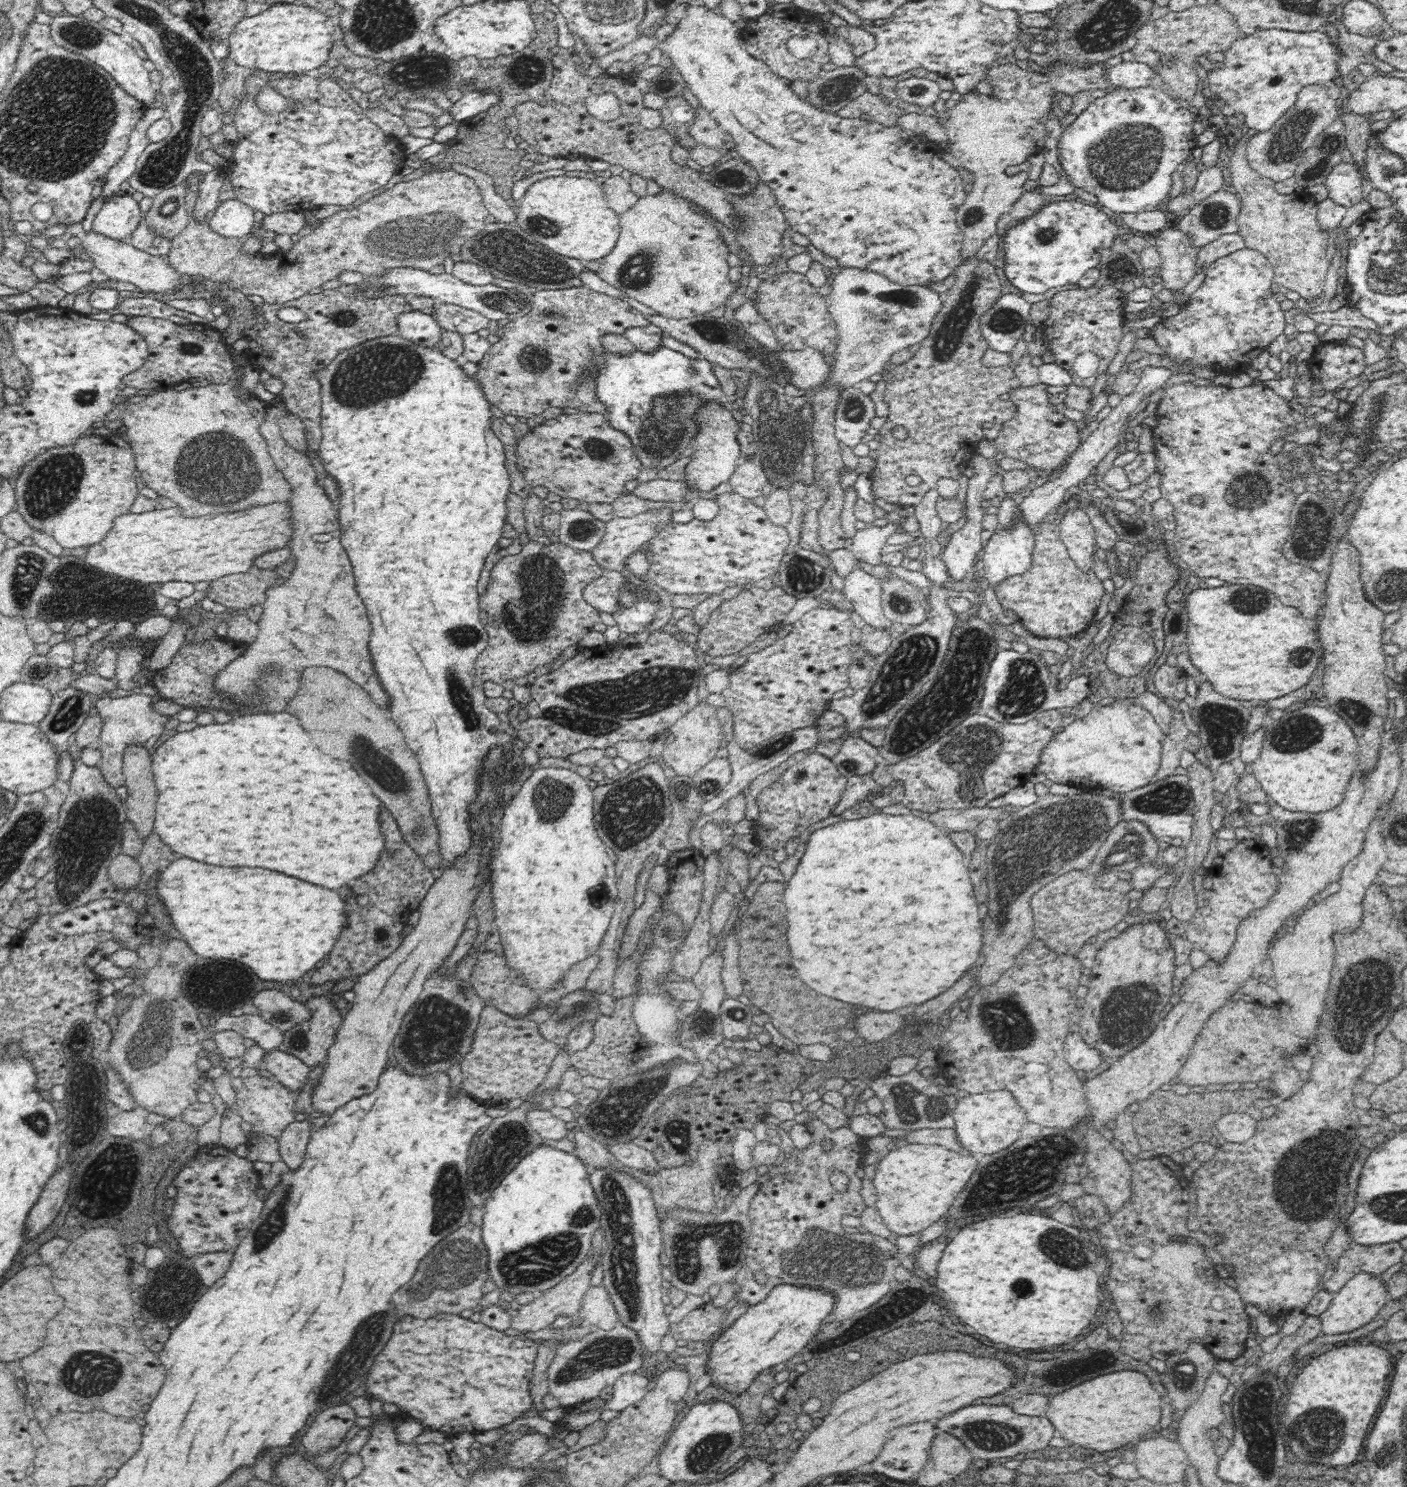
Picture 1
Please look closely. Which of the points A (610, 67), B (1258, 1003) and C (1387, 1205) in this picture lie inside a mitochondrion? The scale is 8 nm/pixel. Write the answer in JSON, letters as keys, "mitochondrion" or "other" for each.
{"A":"other","B":"other","C":"mitochondrion"}

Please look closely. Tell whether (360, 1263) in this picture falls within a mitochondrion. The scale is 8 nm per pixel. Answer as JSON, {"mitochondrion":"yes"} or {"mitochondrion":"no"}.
{"mitochondrion":"no"}

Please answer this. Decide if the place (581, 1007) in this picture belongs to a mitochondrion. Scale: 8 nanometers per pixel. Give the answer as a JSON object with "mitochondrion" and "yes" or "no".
{"mitochondrion":"no"}

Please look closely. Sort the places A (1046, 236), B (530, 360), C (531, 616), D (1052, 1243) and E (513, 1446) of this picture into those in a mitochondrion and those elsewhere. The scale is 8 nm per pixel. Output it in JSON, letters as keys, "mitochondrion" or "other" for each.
{"A":"mitochondrion","B":"mitochondrion","C":"mitochondrion","D":"mitochondrion","E":"other"}

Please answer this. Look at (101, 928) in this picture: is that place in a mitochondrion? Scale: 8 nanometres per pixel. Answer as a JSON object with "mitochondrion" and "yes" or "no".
{"mitochondrion":"no"}

